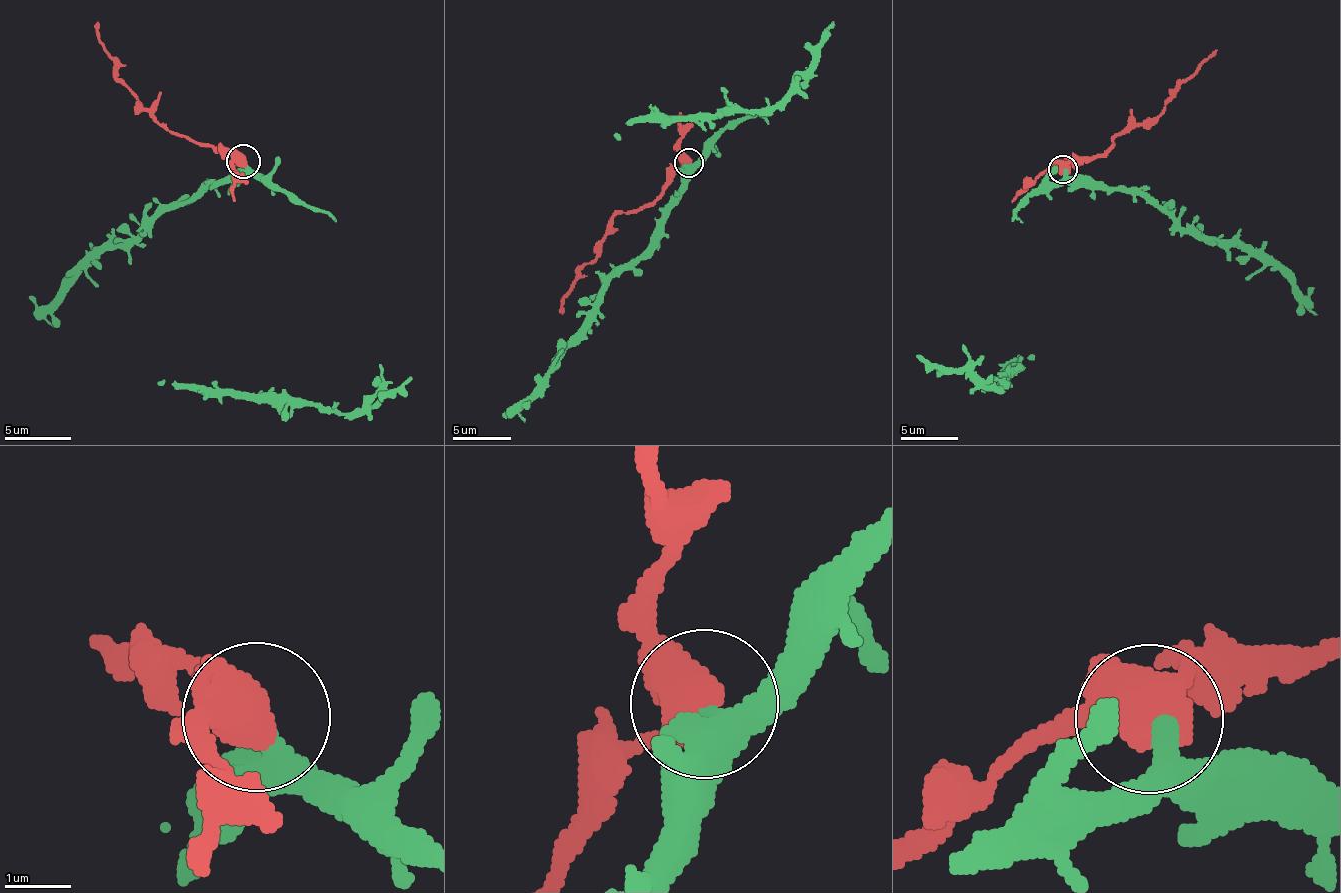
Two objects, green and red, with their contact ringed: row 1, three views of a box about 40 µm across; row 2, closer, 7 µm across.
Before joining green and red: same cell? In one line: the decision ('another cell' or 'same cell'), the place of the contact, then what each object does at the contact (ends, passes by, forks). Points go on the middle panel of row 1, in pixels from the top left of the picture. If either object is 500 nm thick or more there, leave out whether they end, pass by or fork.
another cell; at (688, 162)

